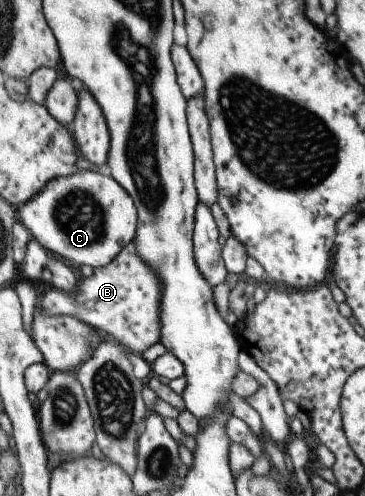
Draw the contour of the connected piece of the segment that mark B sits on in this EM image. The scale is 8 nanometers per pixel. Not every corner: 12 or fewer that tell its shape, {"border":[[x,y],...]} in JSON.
{"border":[[133,238],[39,306],[126,350],[159,342],[159,280]]}

